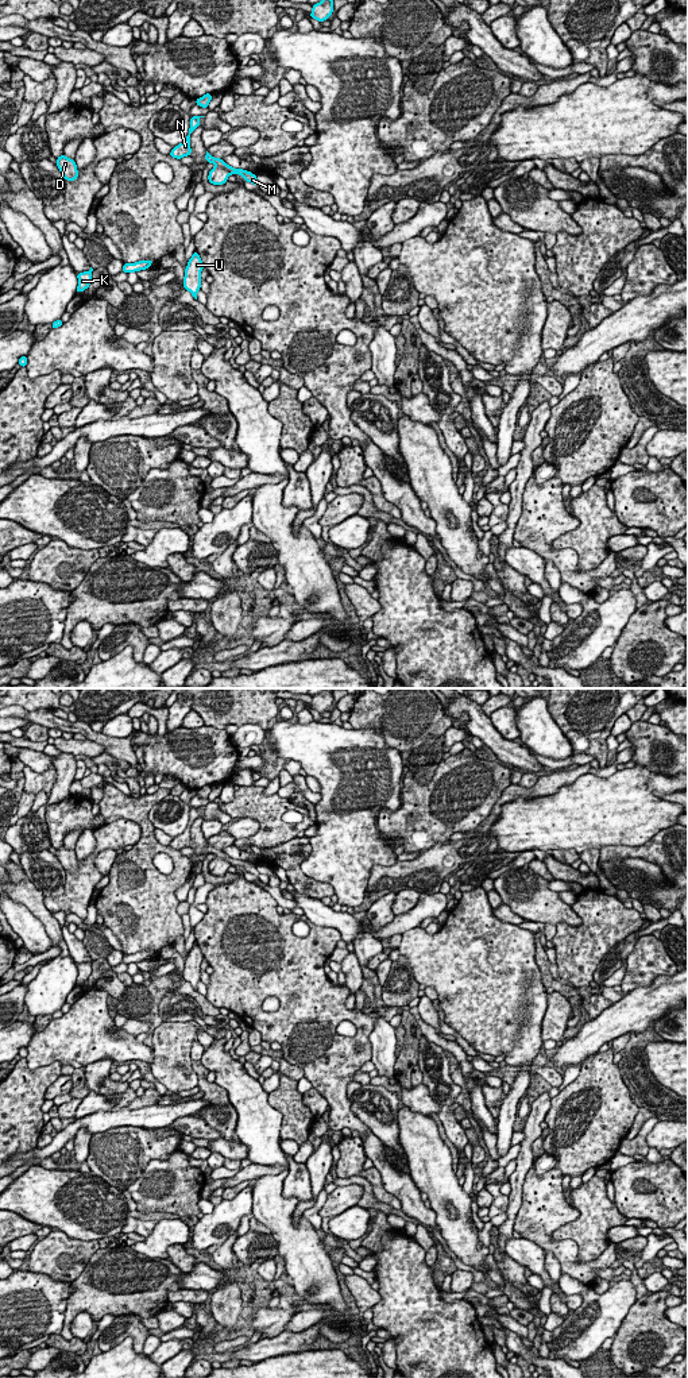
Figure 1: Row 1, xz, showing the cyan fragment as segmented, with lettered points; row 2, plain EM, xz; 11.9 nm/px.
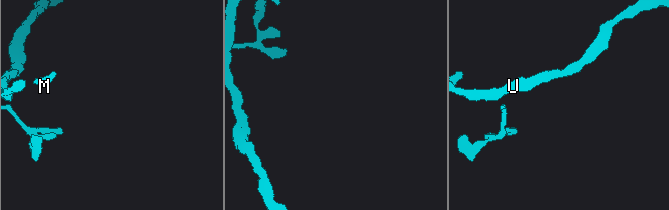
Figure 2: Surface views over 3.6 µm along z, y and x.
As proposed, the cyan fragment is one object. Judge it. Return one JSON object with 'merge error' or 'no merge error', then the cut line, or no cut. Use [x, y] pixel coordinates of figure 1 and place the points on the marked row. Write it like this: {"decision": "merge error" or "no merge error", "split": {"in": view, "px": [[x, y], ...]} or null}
{"decision": "merge error", "split": {"in": "xz", "px": [[216, 163], [231, 173]]}}

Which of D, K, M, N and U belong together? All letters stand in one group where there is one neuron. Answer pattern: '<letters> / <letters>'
D K M N / U

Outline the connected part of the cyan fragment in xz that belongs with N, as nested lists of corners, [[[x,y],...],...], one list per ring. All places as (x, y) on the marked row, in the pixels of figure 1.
[[[192,116],[190,117],[190,128],[189,128],[189,134],[188,134],[186,139],[182,143],[179,143],[178,146],[174,146],[174,148],[169,154],[170,157],[181,159],[183,157],[190,155],[190,153],[192,153],[190,135],[197,127],[200,127],[200,119],[201,117],[204,117],[204,116]]]

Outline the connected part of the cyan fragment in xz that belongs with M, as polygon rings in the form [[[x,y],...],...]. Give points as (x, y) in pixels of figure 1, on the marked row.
[[[208,151],[205,154],[205,161],[208,161],[209,163],[214,163],[214,165],[217,165],[220,167],[224,167],[224,169],[229,170],[231,174],[233,174],[233,175],[235,174],[243,175],[246,182],[251,182],[251,184],[254,184],[256,186],[259,186],[259,184],[260,184],[258,181],[258,178],[256,178],[256,174],[252,174],[251,171],[247,171],[247,170],[243,170],[243,169],[231,167],[223,159],[212,157]]]

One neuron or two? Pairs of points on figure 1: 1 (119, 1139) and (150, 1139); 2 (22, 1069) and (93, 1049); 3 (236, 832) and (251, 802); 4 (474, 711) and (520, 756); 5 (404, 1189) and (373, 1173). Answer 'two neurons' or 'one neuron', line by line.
1: one neuron
2: two neurons
3: two neurons
4: one neuron
5: two neurons

